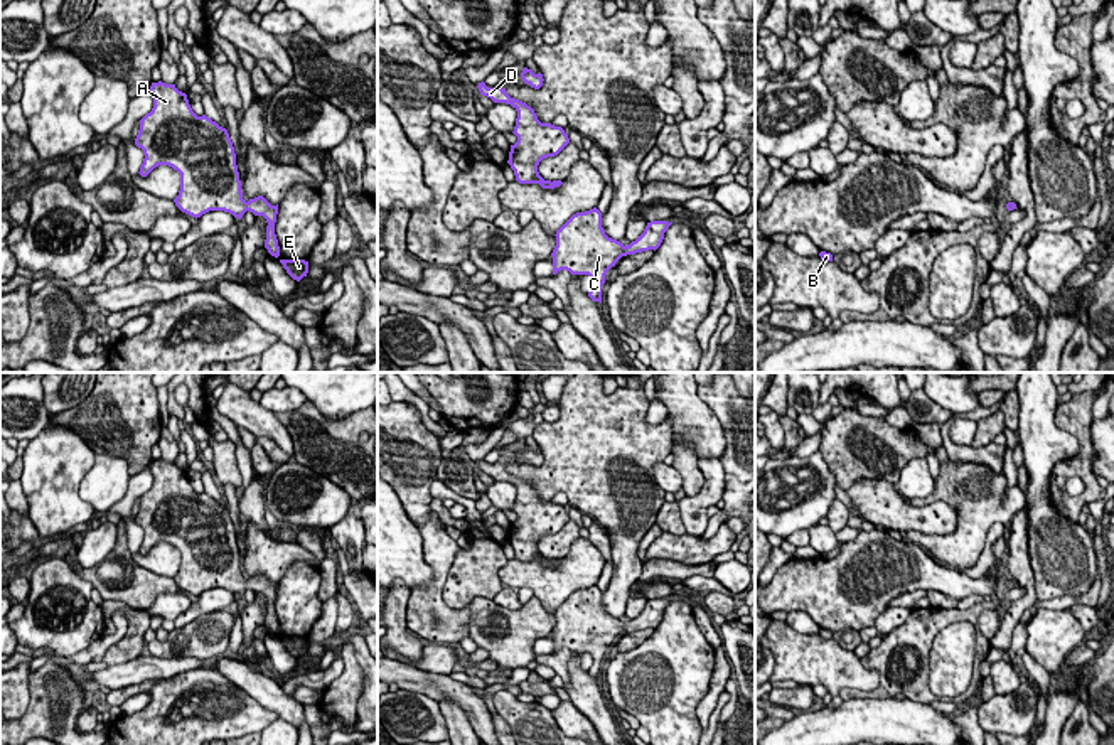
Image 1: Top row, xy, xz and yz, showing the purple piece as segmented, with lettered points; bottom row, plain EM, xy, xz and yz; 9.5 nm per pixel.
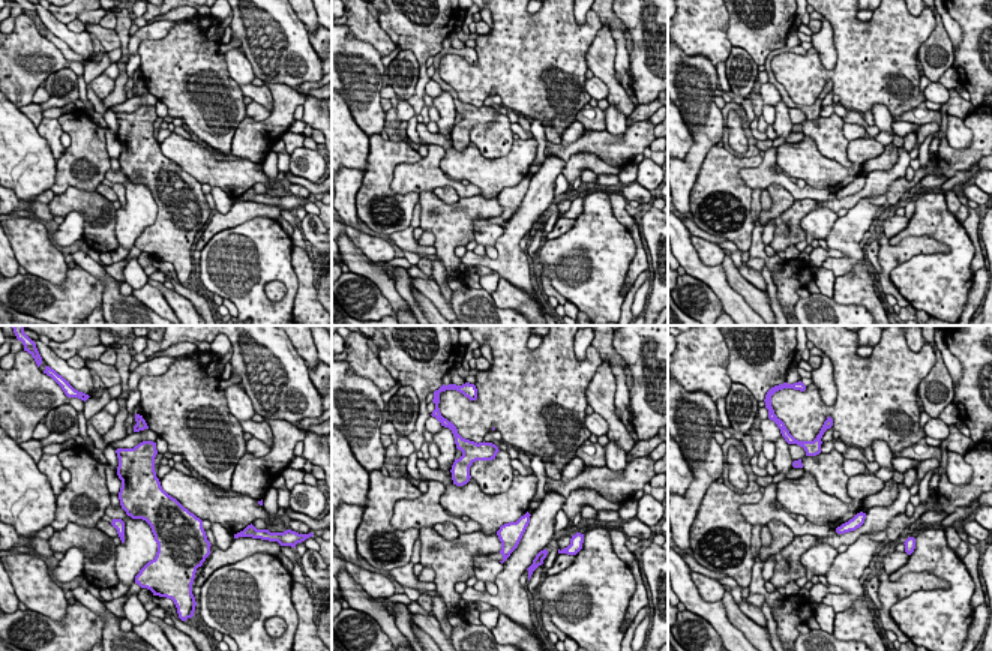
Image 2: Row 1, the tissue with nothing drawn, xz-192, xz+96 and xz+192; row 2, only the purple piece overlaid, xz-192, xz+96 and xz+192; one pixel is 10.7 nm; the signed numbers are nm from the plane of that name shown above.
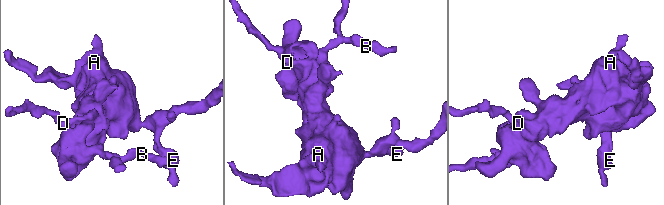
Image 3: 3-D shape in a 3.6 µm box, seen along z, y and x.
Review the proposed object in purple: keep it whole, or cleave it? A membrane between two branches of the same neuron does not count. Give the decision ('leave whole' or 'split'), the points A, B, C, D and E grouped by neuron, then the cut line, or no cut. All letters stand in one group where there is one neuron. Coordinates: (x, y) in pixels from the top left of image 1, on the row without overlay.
leave whole; groups A B C D E; cut none

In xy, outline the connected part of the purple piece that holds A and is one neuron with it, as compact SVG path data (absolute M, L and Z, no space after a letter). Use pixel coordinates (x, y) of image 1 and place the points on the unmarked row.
M162 458L152 460L150 470L153 485L140 497L140 507L135 523L143 528L143 541L140 553L147 555L155 544L169 543L180 551L180 568L174 576L175 583L192 593L201 595L209 588L224 588L241 597L246 588L263 593L268 600L265 625L275 635L280 634L280 624L275 612L278 582L271 583L263 573L243 576L241 558L236 543L236 531L229 511L206 492L197 494L187 477L175 462Z

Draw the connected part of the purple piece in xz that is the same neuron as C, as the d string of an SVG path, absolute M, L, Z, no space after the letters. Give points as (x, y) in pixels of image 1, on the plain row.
M593 585L585 590L573 592L558 608L553 634L553 652L561 647L571 652L588 652L593 659L588 674L602 681L602 662L607 649L627 632L657 627L664 617L664 610L672 600L651 598L644 610L624 624L612 617L602 605L602 590Z

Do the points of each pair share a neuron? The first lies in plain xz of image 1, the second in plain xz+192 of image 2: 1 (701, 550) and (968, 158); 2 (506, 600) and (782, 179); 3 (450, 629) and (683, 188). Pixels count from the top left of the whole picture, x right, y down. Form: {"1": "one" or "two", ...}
{"1": "one", "2": "two", "3": "two"}

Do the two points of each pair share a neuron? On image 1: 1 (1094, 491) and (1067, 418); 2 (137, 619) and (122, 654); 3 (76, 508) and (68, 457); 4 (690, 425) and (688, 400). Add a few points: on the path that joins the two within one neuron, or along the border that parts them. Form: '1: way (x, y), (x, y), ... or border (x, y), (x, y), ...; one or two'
1: way (1086, 472), (1084, 437); one
2: way (137, 627), (130, 646); one
3: way (71, 496), (71, 469); one
4: way (690, 418), (688, 407); one

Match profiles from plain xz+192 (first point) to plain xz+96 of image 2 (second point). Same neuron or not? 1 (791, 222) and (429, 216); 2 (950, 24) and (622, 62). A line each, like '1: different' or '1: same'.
1: same
2: same

